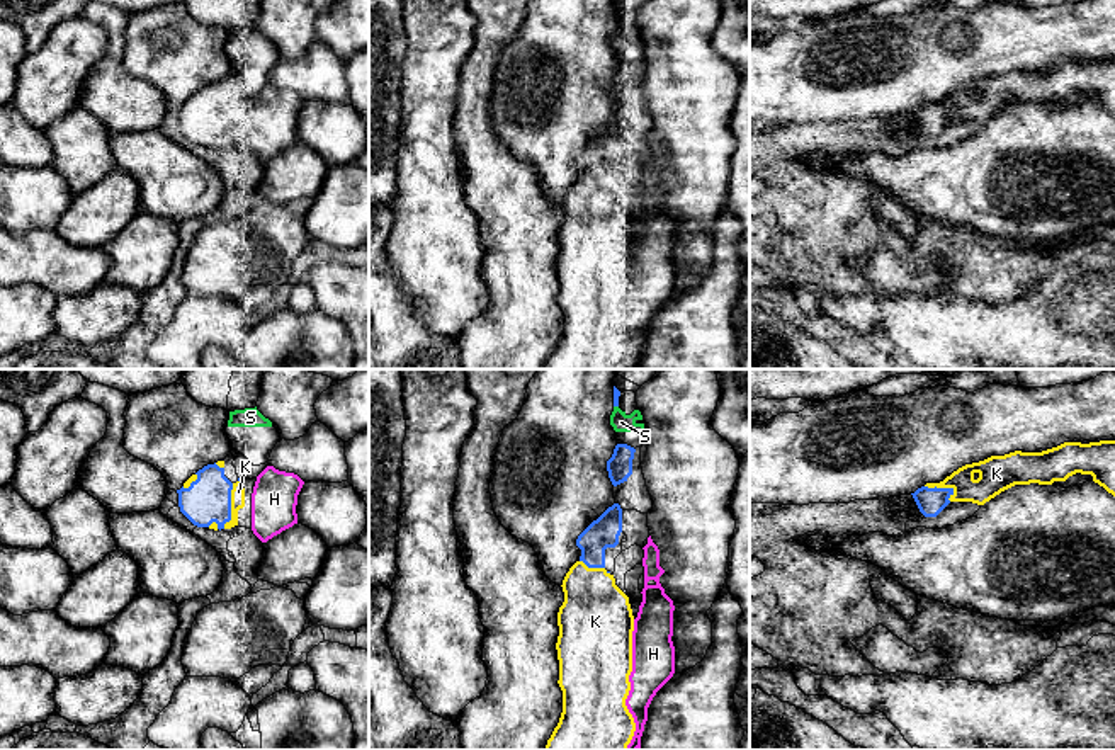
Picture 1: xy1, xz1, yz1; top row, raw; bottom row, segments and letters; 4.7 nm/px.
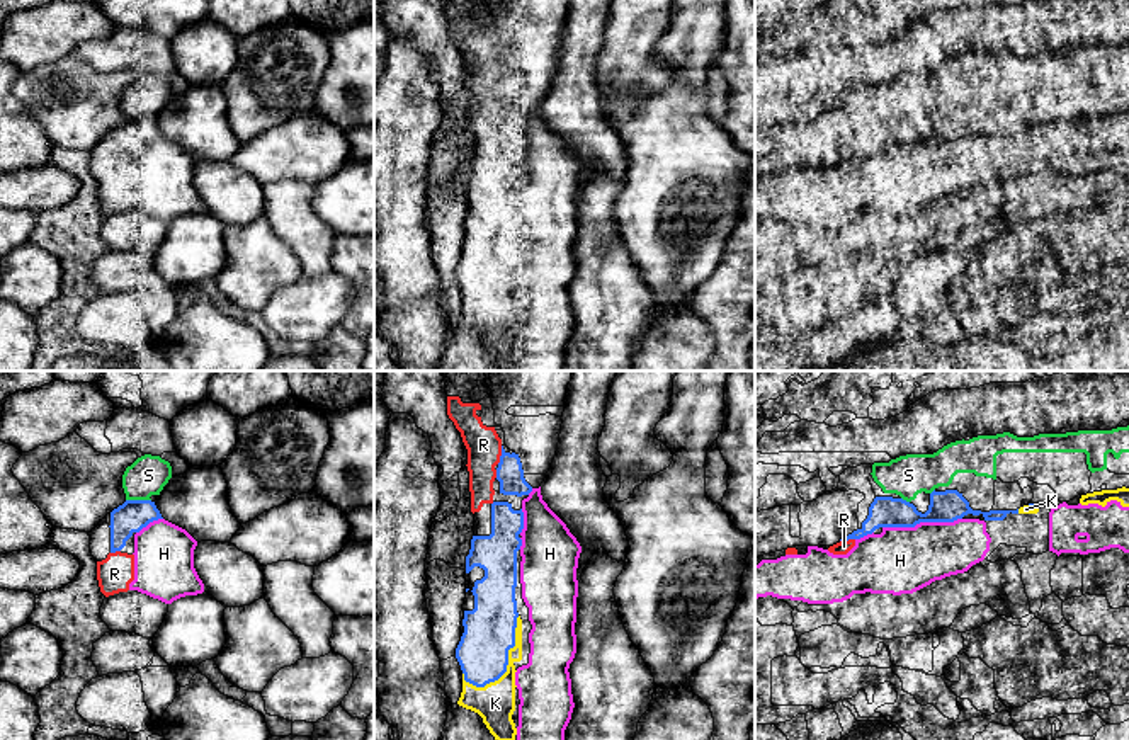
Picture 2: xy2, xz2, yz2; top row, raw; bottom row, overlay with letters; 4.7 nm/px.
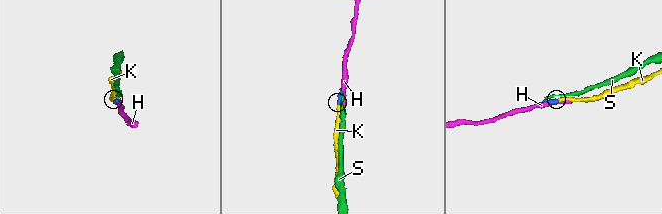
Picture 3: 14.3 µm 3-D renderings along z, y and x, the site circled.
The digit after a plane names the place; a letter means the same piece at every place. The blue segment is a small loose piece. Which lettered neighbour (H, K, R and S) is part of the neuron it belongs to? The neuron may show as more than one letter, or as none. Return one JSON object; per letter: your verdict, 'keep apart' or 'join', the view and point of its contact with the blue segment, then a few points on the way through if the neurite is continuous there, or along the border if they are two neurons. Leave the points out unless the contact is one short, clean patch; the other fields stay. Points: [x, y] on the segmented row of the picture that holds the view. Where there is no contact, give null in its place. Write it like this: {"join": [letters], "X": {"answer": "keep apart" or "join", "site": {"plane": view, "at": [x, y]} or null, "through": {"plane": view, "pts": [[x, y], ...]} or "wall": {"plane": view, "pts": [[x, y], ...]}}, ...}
{"join": ["K", "R"], "H": {"answer": "keep apart", "site": {"plane": "yz2", "at": [922, 521]}}, "K": {"answer": "join", "site": {"plane": "xz2", "at": [507, 664]}}, "R": {"answer": "join", "site": {"plane": "xz2", "at": [502, 455]}}, "S": {"answer": "keep apart", "site": {"plane": "xy2", "at": [138, 500]}}}

